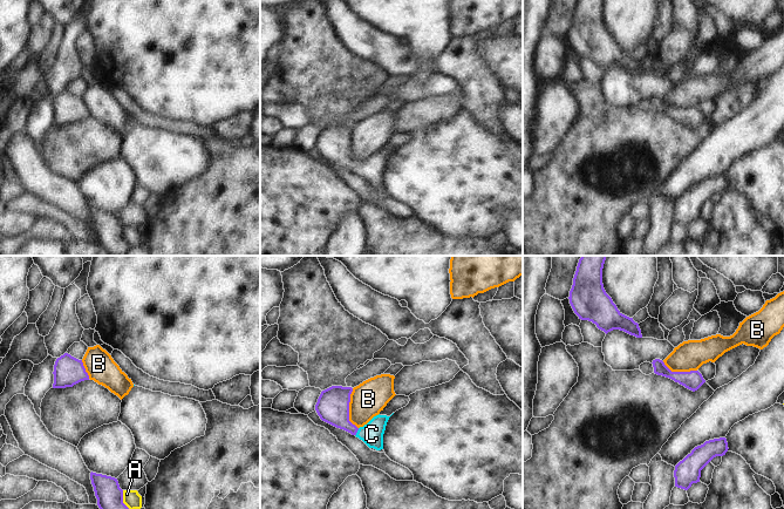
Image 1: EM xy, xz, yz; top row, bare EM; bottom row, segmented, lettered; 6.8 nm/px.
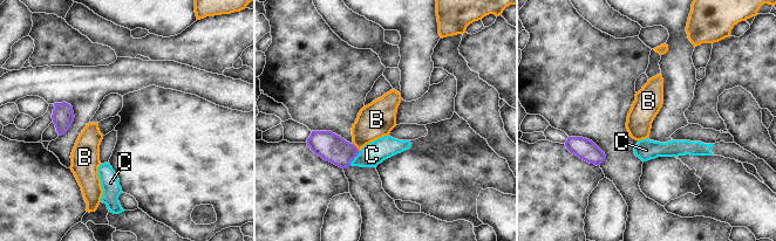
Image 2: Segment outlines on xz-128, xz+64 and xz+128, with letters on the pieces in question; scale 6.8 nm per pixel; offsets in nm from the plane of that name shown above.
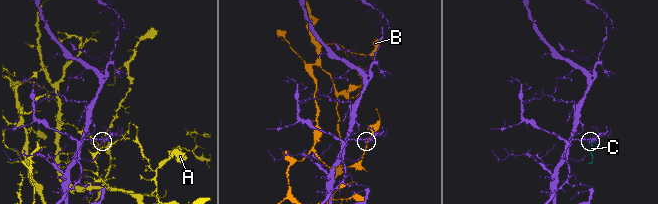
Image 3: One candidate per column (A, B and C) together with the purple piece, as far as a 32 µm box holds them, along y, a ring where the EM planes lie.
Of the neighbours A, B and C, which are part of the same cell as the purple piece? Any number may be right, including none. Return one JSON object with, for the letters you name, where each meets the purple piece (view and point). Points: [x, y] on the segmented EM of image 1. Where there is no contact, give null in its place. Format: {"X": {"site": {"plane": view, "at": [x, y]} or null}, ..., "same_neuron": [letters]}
{"C": {"site": {"plane": "xz", "at": [356, 432]}}, "same_neuron": ["C"]}

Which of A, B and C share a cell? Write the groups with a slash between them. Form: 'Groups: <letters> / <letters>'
Groups: A / B / C.

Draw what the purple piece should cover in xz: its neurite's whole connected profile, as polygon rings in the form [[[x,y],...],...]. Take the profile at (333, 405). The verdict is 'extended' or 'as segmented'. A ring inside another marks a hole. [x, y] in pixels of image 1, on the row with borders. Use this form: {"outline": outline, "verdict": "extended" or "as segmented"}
{"outline": [[[332,386],[321,392],[315,410],[320,419],[362,440],[369,448],[383,449],[383,434],[390,416],[376,415],[367,425],[357,428],[349,421],[352,387]]], "verdict": "extended"}

